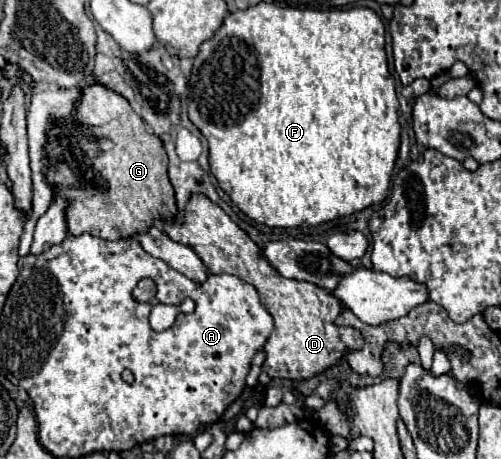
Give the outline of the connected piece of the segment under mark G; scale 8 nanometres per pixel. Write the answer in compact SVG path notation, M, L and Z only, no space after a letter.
M90 85L82 91L80 105L76 109L74 121L80 121L88 125L88 129L96 135L98 141L90 143L82 135L66 135L64 143L46 143L46 157L44 157L44 175L50 185L60 185L60 193L70 201L70 207L66 211L66 223L68 231L72 235L90 233L94 237L118 241L118 239L132 239L136 233L148 231L156 219L174 219L178 213L174 189L168 179L168 157L164 151L162 141L154 133L146 133L146 125L140 115L134 113L130 103L102 87L102 85Z

